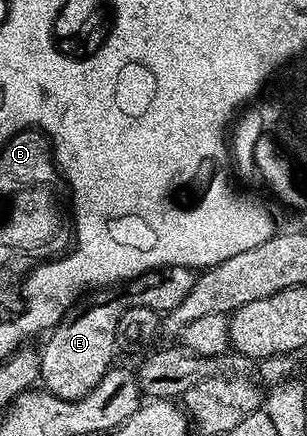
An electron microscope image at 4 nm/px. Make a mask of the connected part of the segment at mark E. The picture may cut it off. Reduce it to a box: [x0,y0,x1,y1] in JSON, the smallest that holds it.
[39,267,198,399]

